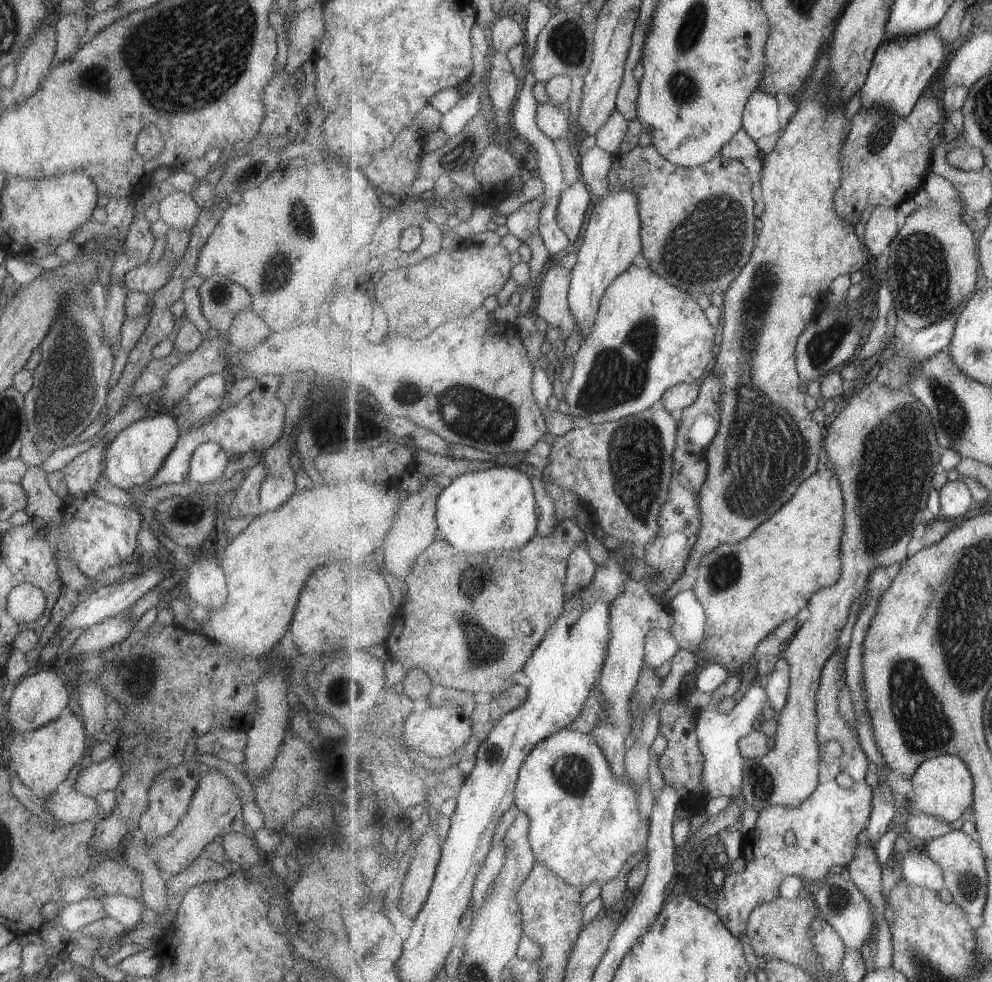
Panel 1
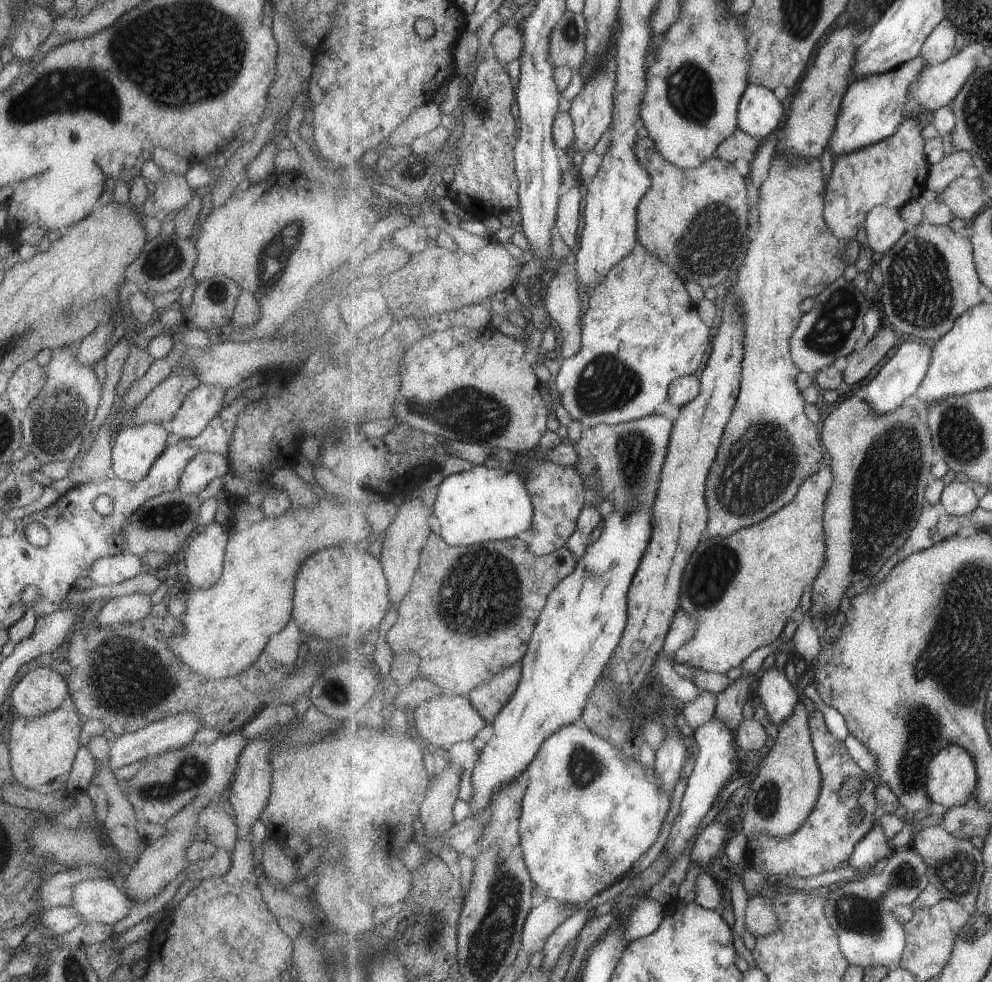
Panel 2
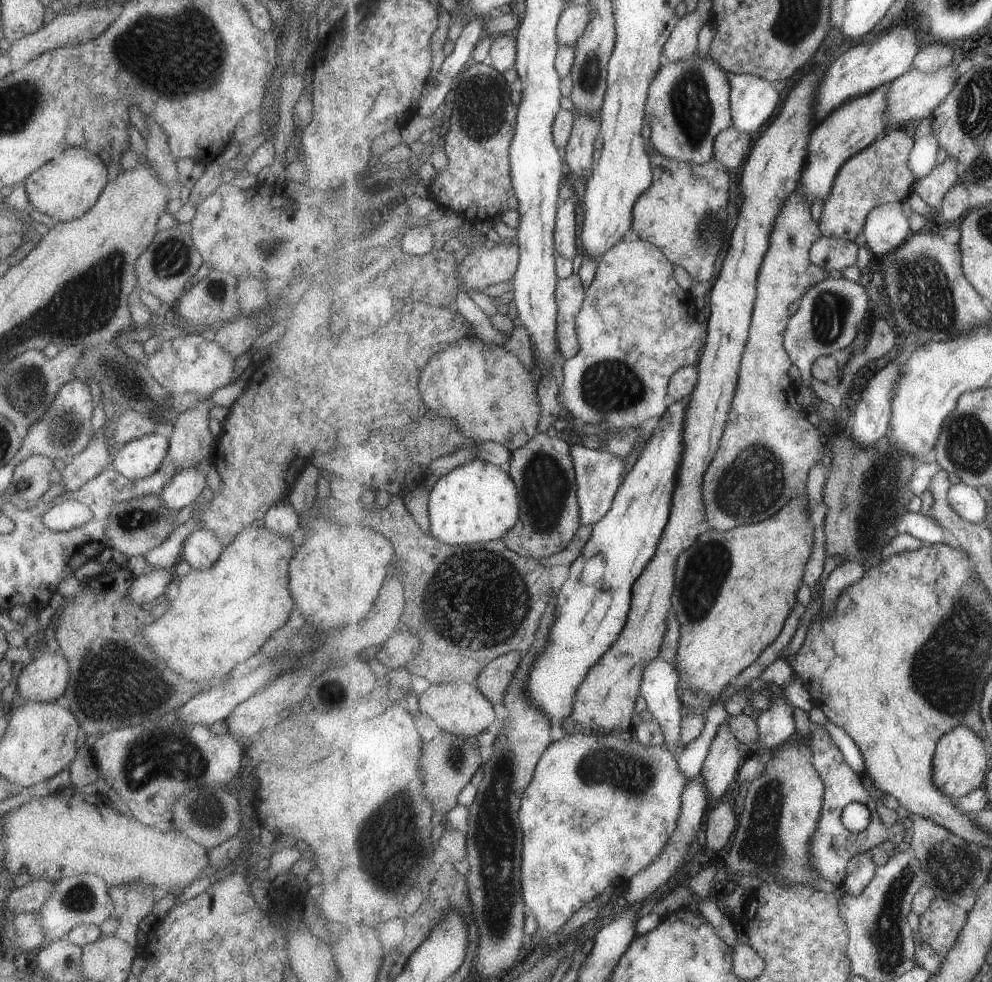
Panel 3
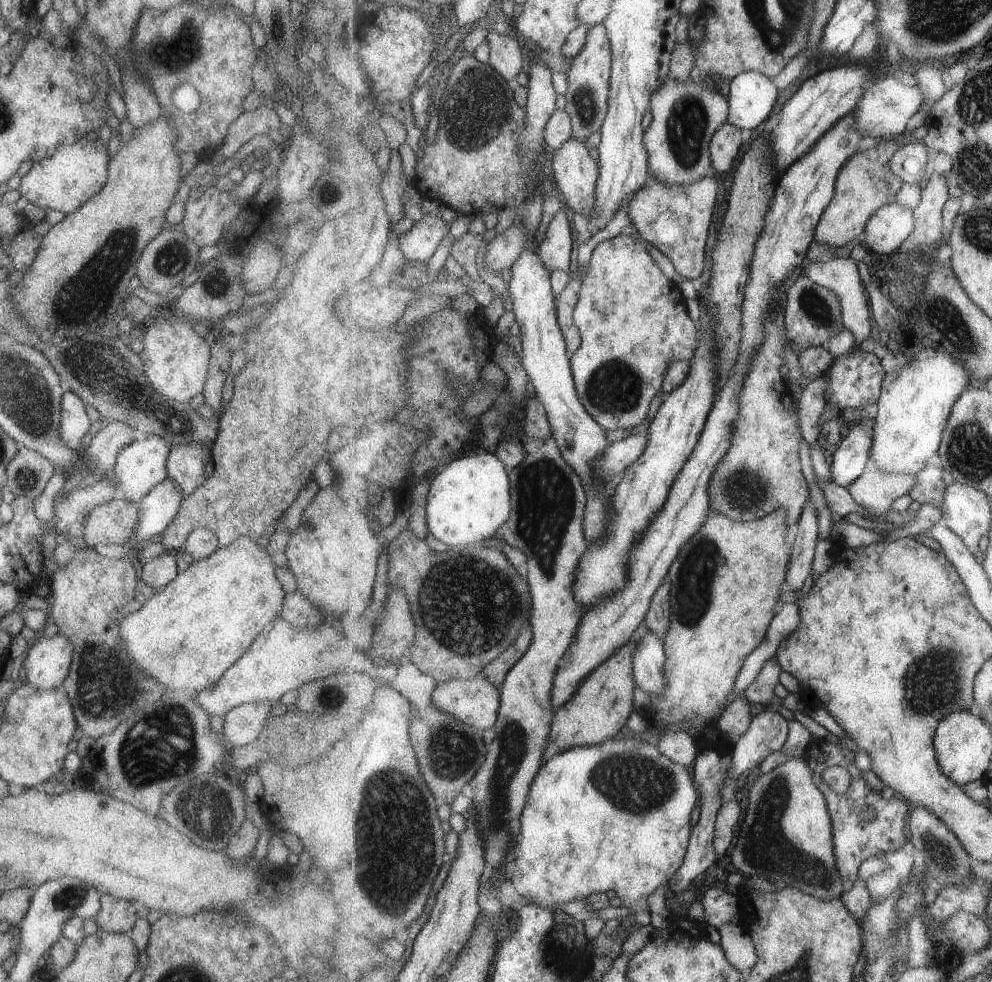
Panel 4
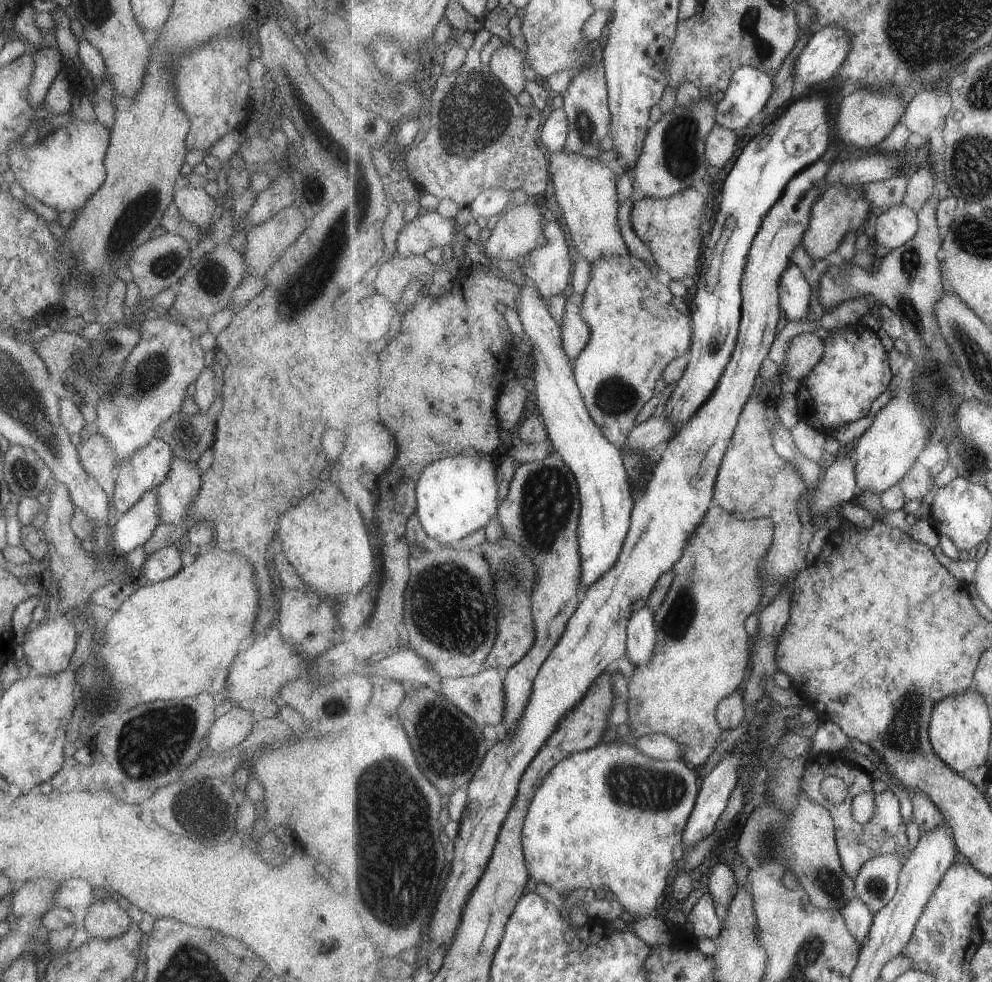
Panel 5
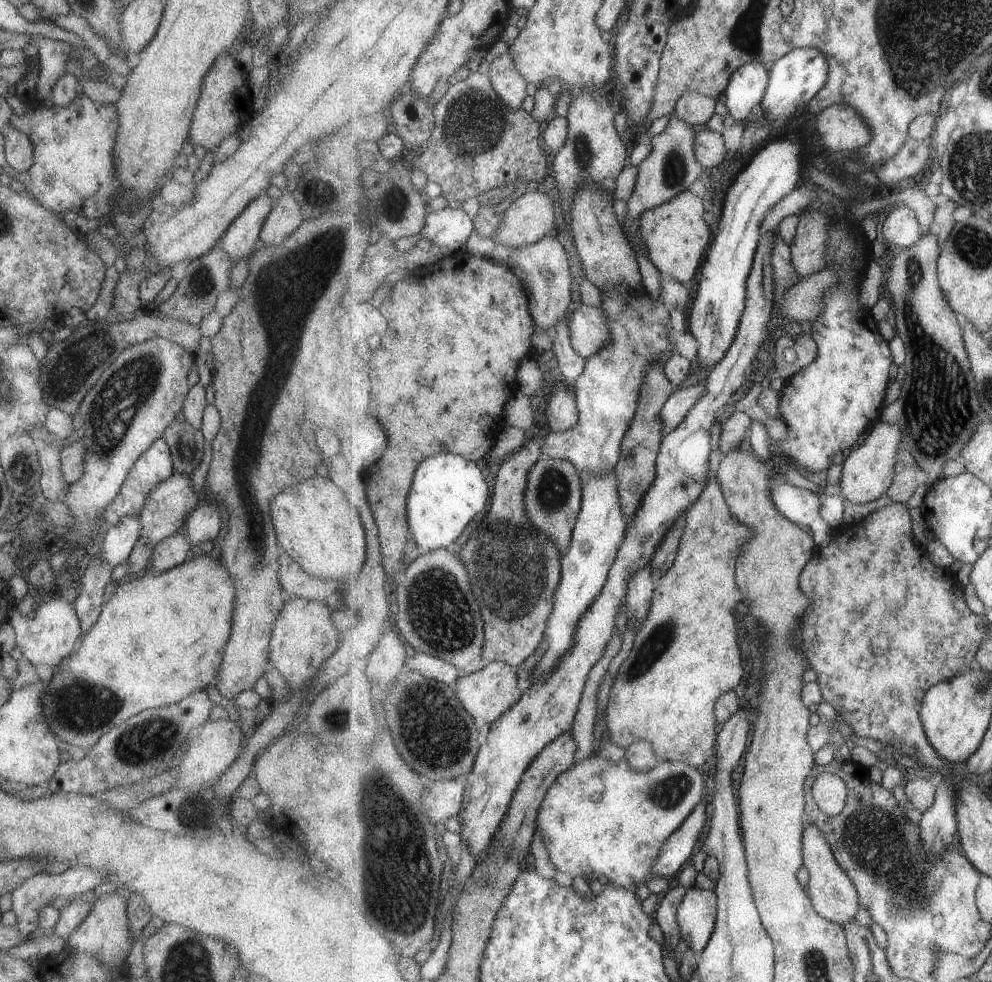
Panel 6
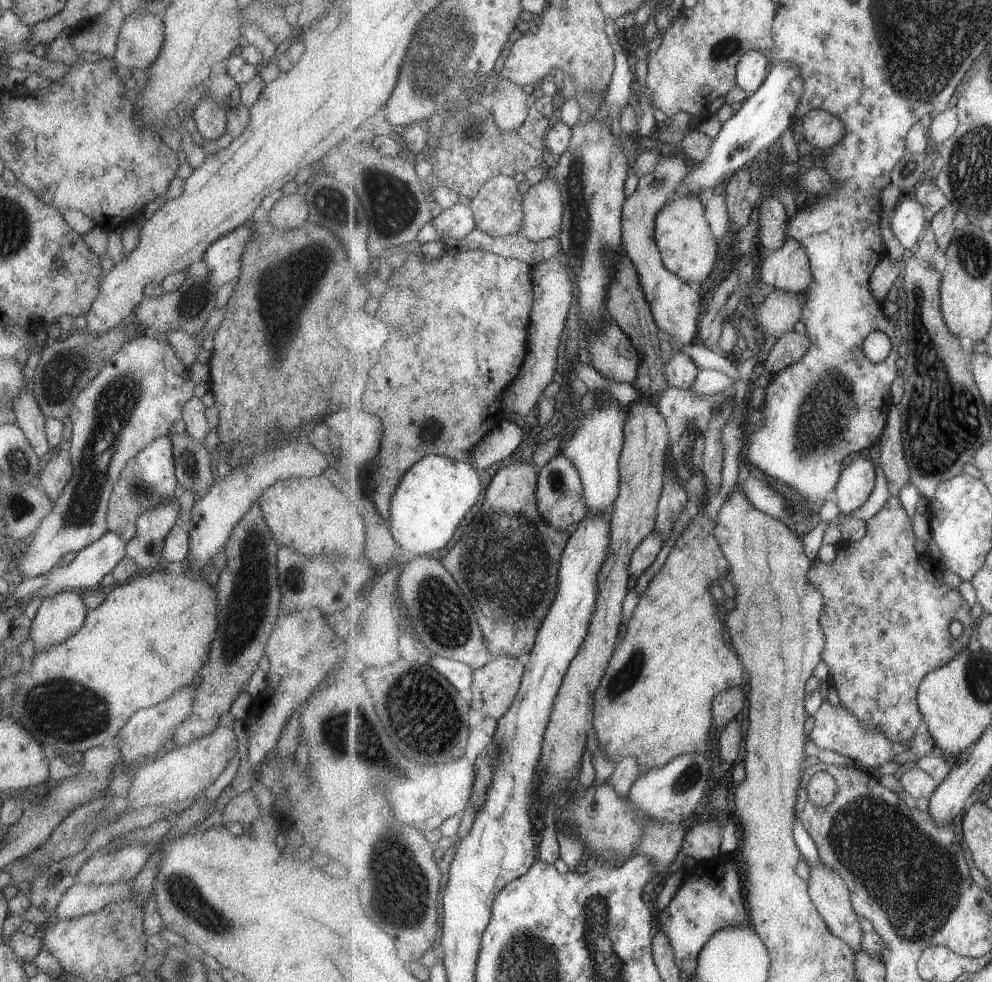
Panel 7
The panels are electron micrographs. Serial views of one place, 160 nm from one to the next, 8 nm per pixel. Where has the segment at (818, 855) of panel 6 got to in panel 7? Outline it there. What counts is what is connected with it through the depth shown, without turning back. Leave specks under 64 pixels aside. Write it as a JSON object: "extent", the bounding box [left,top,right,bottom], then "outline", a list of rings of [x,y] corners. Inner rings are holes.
{"extent":[809,858,864,952],"outline":[[[821,858],[818,863],[812,864],[811,878],[809,880],[809,892],[814,900],[815,906],[819,909],[821,916],[826,920],[831,932],[841,937],[847,944],[854,948],[855,952],[863,949],[864,933],[861,930],[860,916],[855,912],[854,901],[852,900],[851,889],[847,881]]]}

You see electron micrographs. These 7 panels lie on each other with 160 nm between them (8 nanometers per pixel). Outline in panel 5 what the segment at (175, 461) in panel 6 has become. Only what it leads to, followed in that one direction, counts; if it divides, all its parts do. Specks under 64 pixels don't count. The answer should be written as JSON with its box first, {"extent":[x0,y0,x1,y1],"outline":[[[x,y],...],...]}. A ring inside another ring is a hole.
{"extent":[156,392,222,461],"outline":[[[221,392],[214,396],[207,411],[194,415],[175,414],[157,427],[156,436],[170,447],[173,457],[195,461],[214,443],[214,426],[222,407]]]}

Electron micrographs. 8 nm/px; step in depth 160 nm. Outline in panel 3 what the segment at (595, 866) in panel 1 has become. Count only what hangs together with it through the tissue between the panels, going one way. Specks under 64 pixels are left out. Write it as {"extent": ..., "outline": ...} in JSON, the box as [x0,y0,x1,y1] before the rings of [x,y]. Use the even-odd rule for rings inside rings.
{"extent":[520,734,690,948],"outline":[[[568,734],[551,744],[550,748],[547,748],[542,760],[538,763],[538,768],[535,770],[534,780],[529,784],[524,794],[525,798],[523,798],[520,812],[524,833],[524,854],[522,855],[523,900],[539,922],[539,928],[533,935],[536,939],[535,944],[531,948],[543,947],[546,943],[554,940],[563,926],[575,916],[576,911],[581,910],[587,902],[591,902],[593,898],[599,896],[605,888],[618,886],[621,882],[630,883],[645,868],[655,864],[659,860],[659,856],[663,856],[667,844],[671,844],[671,838],[675,836],[675,830],[679,826],[679,818],[681,818],[683,812],[683,794],[686,788],[690,786],[689,778],[679,768],[679,759],[664,746],[646,746],[634,737],[630,740],[623,740],[621,737],[610,735]]]}

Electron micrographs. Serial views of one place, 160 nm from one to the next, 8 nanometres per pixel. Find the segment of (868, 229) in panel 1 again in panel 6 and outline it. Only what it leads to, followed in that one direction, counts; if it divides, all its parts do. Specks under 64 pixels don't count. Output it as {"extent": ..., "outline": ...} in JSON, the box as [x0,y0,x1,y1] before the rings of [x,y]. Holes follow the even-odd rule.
{"extent":[882,205,923,248],"outline":[[[907,205],[893,210],[888,217],[882,218],[882,221],[885,238],[904,248],[914,245],[923,235],[917,213]]]}

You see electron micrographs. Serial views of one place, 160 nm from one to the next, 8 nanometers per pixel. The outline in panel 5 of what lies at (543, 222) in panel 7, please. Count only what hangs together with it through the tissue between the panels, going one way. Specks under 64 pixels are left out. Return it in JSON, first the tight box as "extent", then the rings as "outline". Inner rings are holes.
{"extent":[485,202,545,262],"outline":[[[533,202],[510,207],[499,218],[485,242],[486,252],[494,262],[517,260],[545,242],[544,230],[541,212]]]}

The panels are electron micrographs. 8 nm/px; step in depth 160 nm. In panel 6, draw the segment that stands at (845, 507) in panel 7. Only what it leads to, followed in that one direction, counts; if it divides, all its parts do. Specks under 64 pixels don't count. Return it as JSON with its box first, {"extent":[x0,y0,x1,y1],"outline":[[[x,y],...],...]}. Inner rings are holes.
{"extent":[838,420,903,504],"outline":[[[880,420],[862,445],[846,453],[838,493],[847,500],[865,504],[887,494],[896,477],[896,461],[903,440],[903,428]]]}

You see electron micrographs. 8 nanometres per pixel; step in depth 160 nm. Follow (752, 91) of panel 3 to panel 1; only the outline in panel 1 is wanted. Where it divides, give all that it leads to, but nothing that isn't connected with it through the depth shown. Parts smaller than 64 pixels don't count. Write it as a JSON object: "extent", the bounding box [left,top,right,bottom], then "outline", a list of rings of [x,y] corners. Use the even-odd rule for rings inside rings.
{"extent":[743,89,784,140],"outline":[[[761,89],[755,91],[747,101],[743,126],[755,140],[779,132],[784,127],[779,120],[779,100]]]}

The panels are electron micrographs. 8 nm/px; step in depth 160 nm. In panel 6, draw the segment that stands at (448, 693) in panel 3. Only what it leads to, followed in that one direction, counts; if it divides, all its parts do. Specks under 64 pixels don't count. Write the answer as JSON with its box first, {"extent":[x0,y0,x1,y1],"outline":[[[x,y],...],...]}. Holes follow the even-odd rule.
{"extent":[456,661,524,725],"outline":[[[493,661],[480,671],[463,675],[457,679],[456,694],[464,707],[479,720],[490,725],[514,706],[523,695],[524,686],[520,683],[515,667],[503,661]]]}

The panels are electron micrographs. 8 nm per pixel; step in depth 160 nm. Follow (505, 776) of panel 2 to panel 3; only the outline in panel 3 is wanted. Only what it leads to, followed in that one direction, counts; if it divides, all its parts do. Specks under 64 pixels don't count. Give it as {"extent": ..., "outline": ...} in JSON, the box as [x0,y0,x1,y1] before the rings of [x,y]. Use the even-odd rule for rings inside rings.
{"extent":[527,395,691,725],"outline":[[[690,395],[675,401],[660,417],[632,470],[626,474],[611,510],[593,526],[590,539],[570,566],[569,578],[553,597],[557,620],[551,628],[551,644],[535,662],[527,682],[527,694],[550,717],[551,724],[561,725],[571,716],[575,696],[587,674],[626,628],[635,584],[658,552],[670,520],[686,451],[687,412],[691,400]]]}

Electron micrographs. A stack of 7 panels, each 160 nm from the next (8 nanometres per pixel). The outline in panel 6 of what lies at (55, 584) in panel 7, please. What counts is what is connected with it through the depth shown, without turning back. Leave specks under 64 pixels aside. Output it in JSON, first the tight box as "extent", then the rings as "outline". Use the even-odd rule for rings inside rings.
{"extent":[99,515,140,567],"outline":[[[125,515],[117,524],[110,526],[103,537],[99,555],[113,567],[124,563],[140,538],[140,524],[138,515]]]}

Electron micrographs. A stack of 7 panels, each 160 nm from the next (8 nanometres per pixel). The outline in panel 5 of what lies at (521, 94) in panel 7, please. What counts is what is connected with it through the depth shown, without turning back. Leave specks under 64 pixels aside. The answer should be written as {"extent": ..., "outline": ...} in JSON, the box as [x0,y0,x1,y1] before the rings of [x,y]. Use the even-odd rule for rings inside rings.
{"extent":[490,43,526,95],"outline":[[[505,43],[496,50],[490,62],[495,76],[498,76],[515,95],[525,90],[526,79],[523,72],[525,58],[523,57],[517,48]]]}

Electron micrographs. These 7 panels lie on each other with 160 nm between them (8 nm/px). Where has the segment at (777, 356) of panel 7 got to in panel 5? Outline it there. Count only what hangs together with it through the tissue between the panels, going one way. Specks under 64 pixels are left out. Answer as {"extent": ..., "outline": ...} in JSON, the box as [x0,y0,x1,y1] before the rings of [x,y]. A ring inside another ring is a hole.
{"extent":[781,334,826,382],"outline":[[[800,334],[795,340],[792,340],[781,372],[784,377],[802,382],[822,362],[825,354],[826,344],[817,334]]]}

